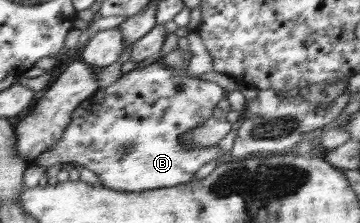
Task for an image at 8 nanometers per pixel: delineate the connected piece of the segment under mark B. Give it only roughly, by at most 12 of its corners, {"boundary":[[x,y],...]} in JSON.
{"boundary":[[159,61],[97,90],[35,165],[107,187],[191,182],[230,158],[179,136],[227,91]]}

